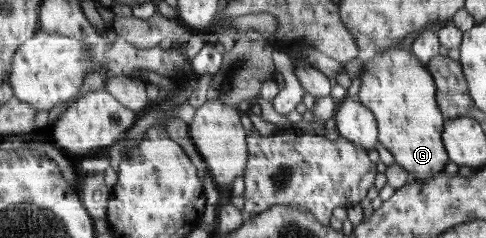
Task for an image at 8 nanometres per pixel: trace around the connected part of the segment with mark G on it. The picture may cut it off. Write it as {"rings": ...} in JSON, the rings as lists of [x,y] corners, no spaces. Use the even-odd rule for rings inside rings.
{"rings":[[[396,45],[384,54],[368,58],[362,67],[360,77],[362,85],[357,99],[371,109],[379,123],[379,141],[382,142],[395,157],[396,164],[408,171],[411,180],[422,183],[425,179],[434,178],[444,165],[448,163],[447,151],[442,140],[443,127],[446,120],[439,111],[435,100],[435,85],[425,65],[419,63],[410,51]]]}

